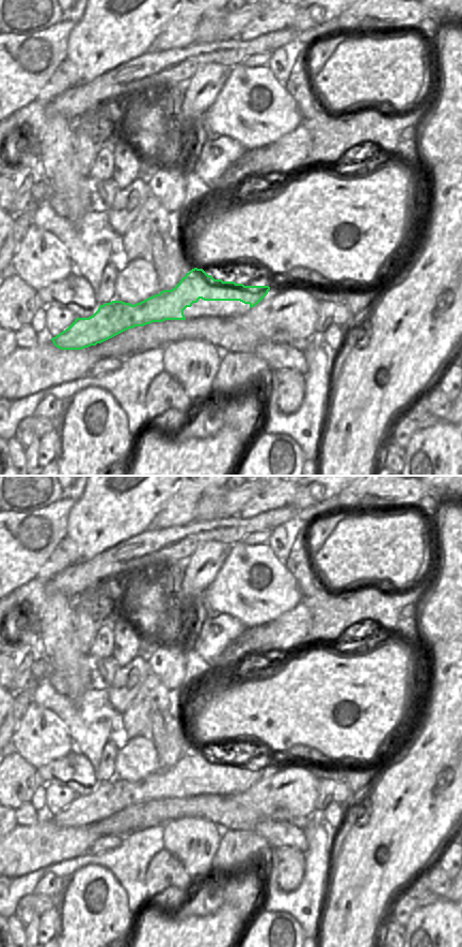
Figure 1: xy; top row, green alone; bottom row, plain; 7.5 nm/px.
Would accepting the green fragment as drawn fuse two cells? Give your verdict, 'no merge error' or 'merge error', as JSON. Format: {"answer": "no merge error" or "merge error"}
{"answer": "no merge error"}

